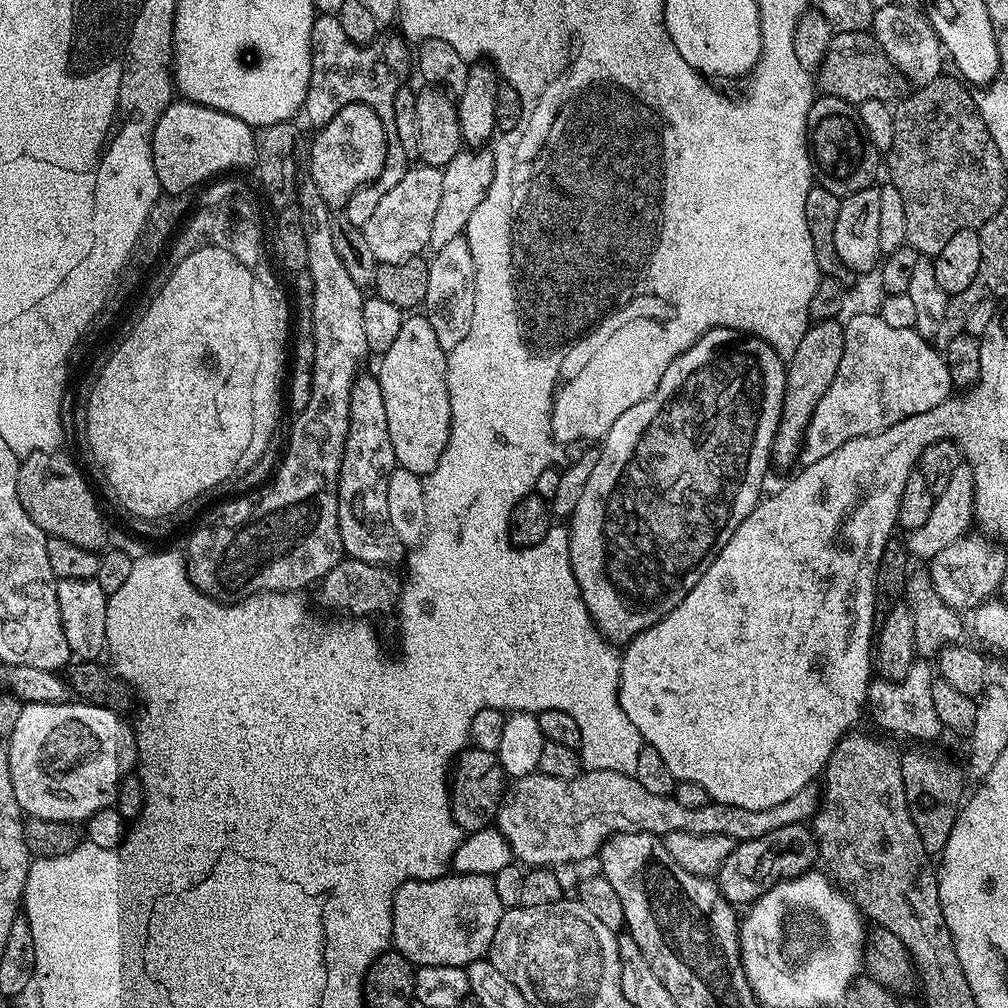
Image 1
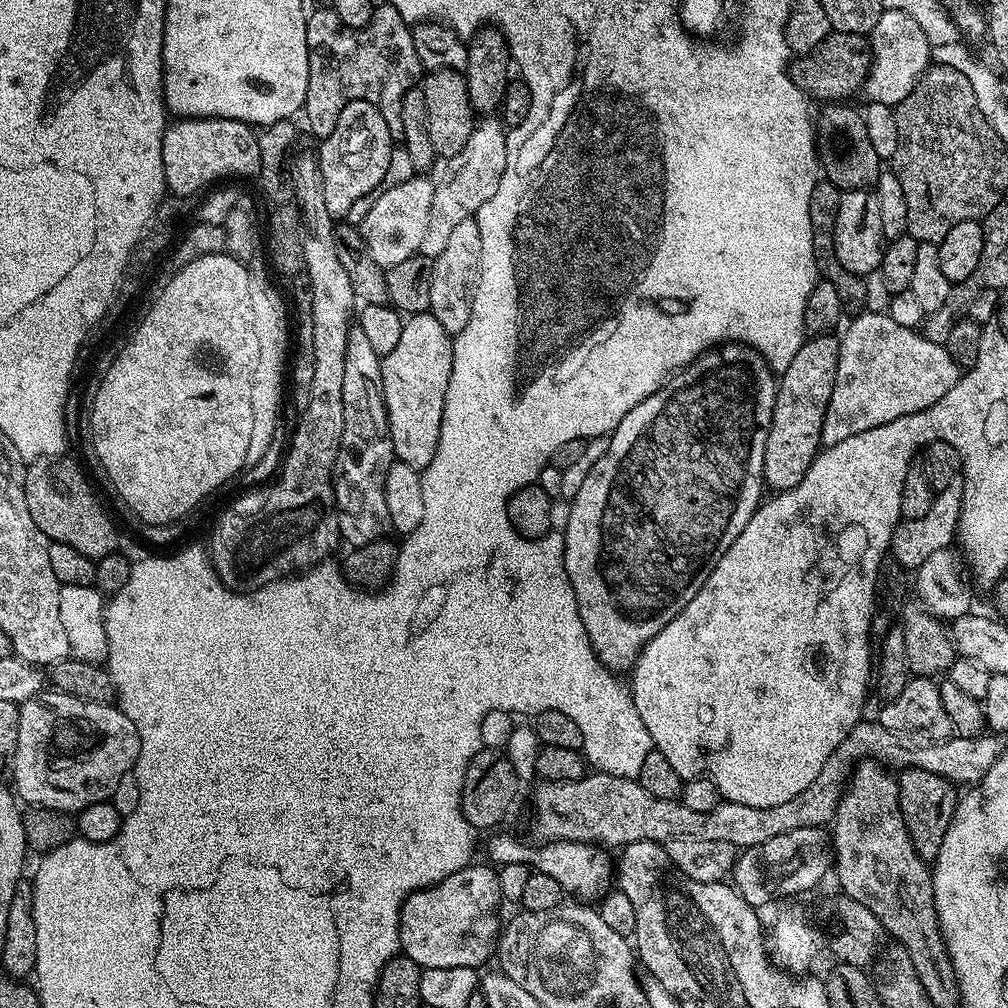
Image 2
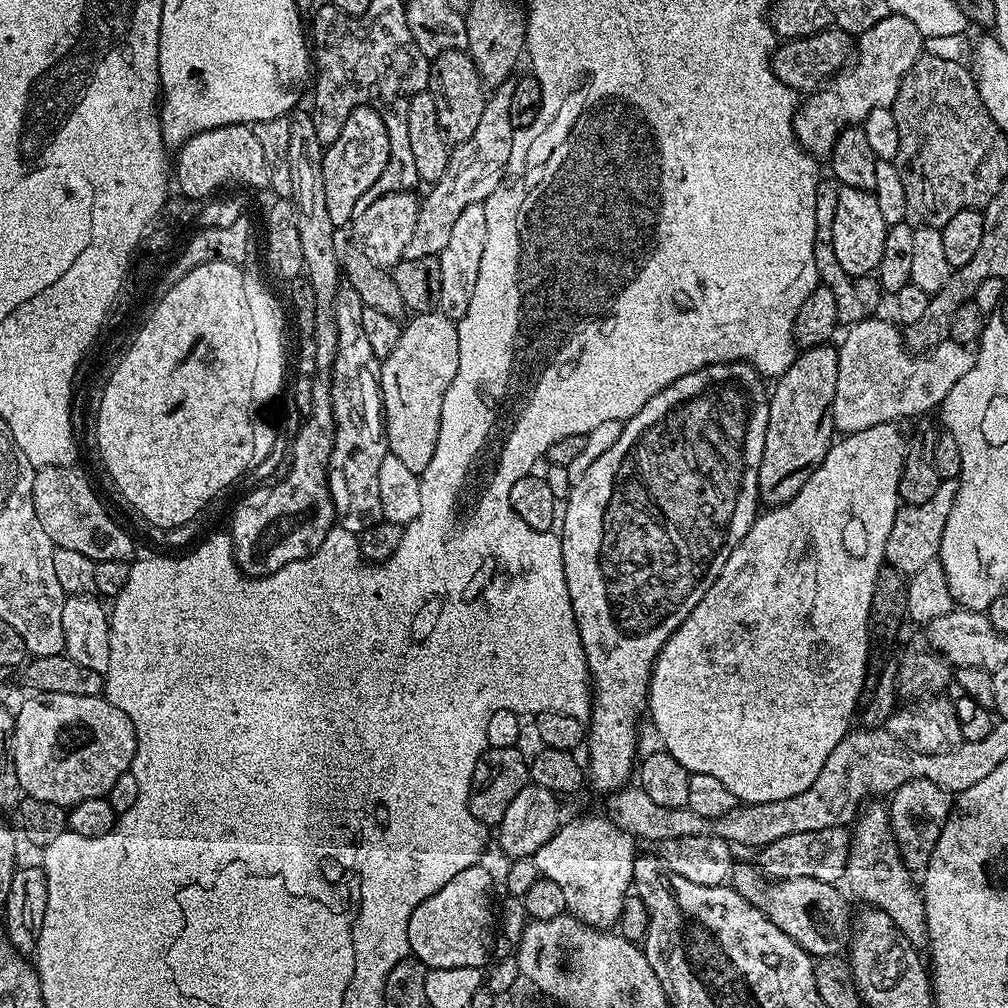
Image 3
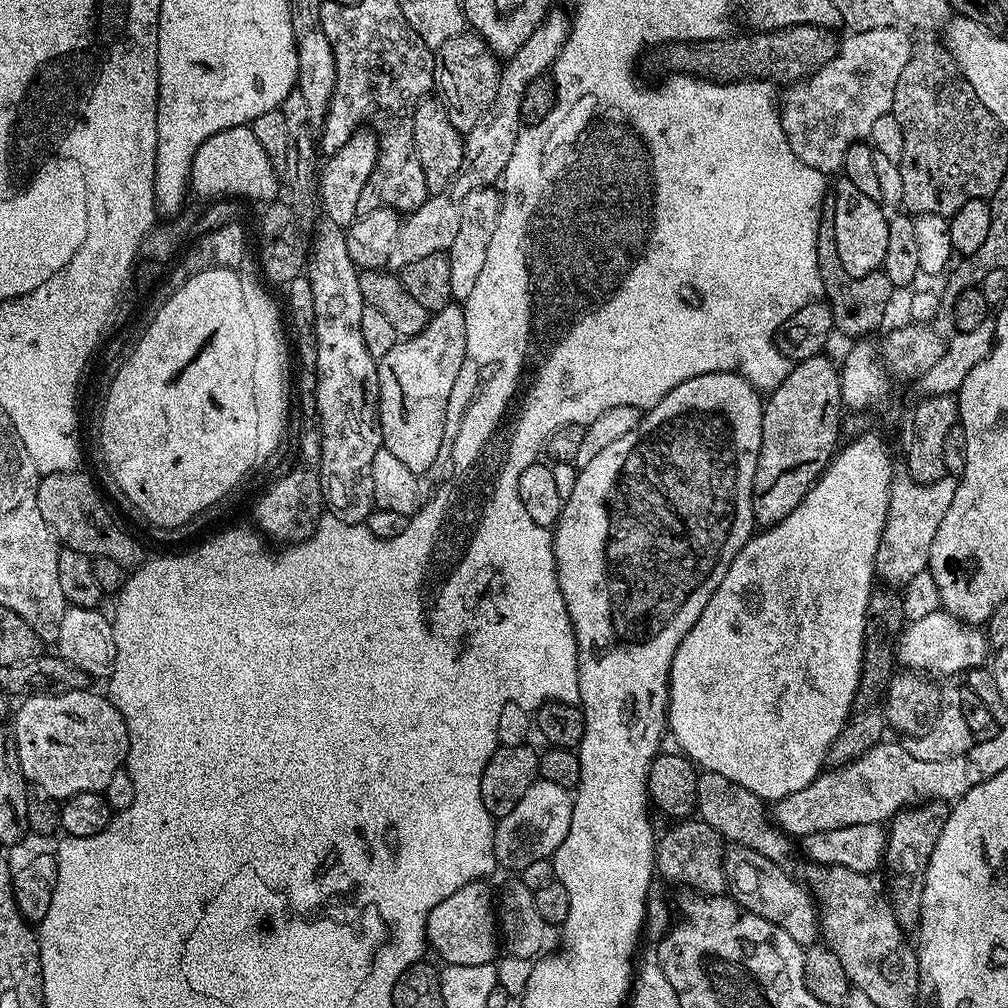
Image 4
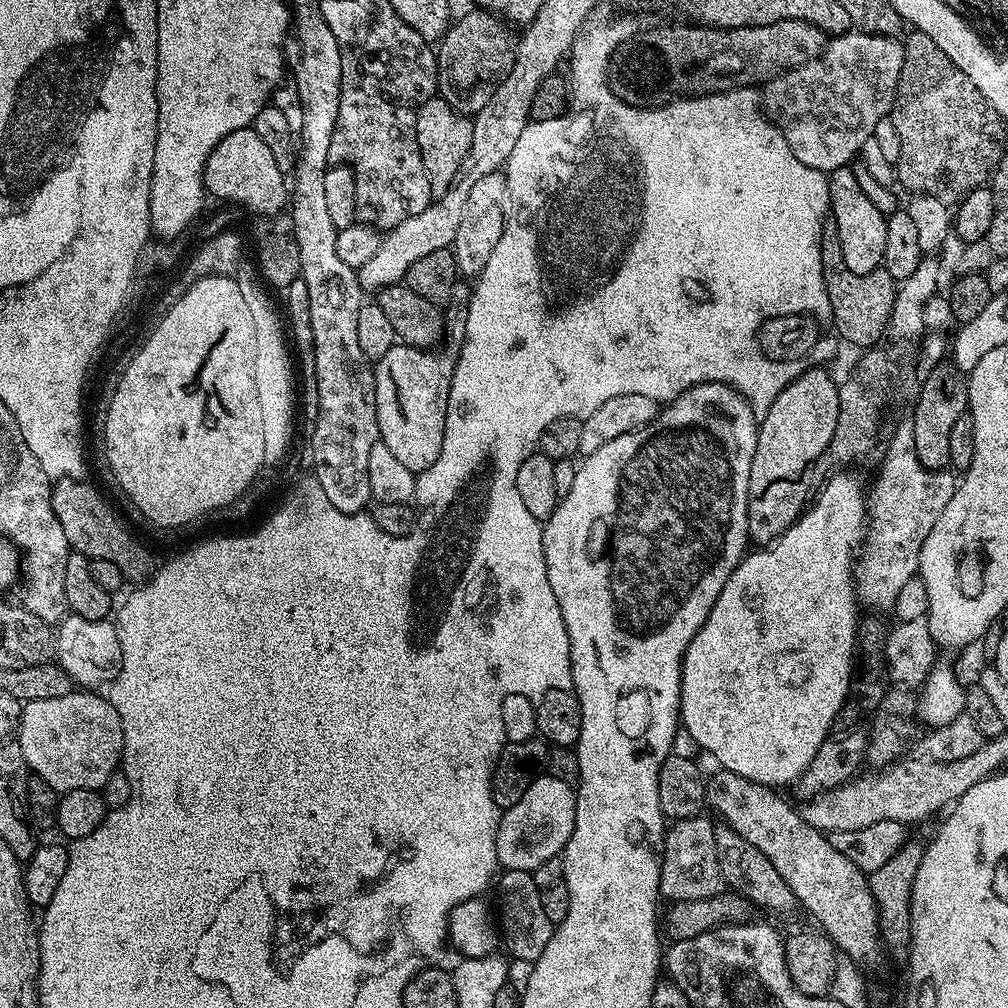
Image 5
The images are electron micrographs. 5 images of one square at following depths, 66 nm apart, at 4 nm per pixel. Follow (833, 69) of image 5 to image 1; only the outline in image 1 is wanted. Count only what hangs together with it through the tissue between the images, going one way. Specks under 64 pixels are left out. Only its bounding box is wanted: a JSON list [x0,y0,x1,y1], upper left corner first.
[874,4,942,86]

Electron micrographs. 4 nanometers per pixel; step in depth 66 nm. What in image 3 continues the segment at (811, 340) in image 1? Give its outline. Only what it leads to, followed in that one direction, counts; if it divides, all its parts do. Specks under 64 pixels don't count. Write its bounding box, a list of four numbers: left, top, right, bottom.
[758,343,838,506]

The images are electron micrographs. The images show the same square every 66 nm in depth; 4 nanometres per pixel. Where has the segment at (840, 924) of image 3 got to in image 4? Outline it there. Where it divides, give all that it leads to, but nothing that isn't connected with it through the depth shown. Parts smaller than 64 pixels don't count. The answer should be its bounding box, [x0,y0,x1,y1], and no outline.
[724,843,821,946]

